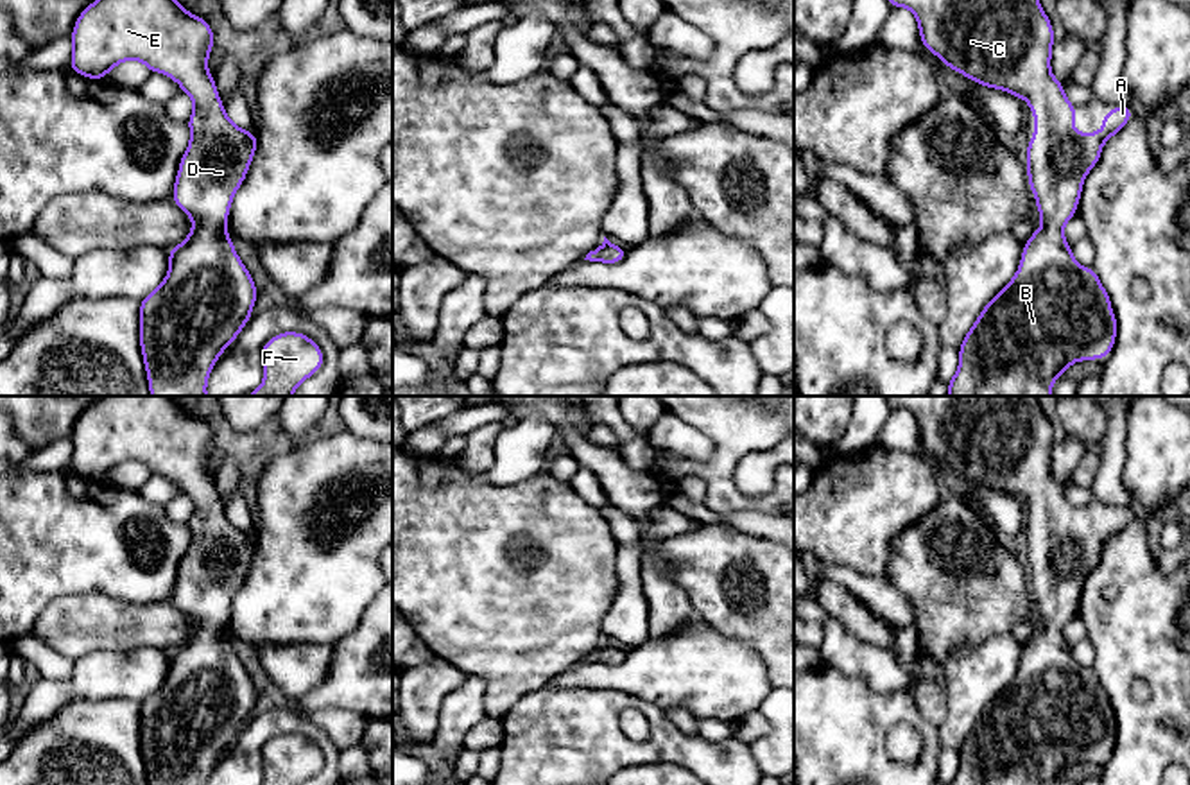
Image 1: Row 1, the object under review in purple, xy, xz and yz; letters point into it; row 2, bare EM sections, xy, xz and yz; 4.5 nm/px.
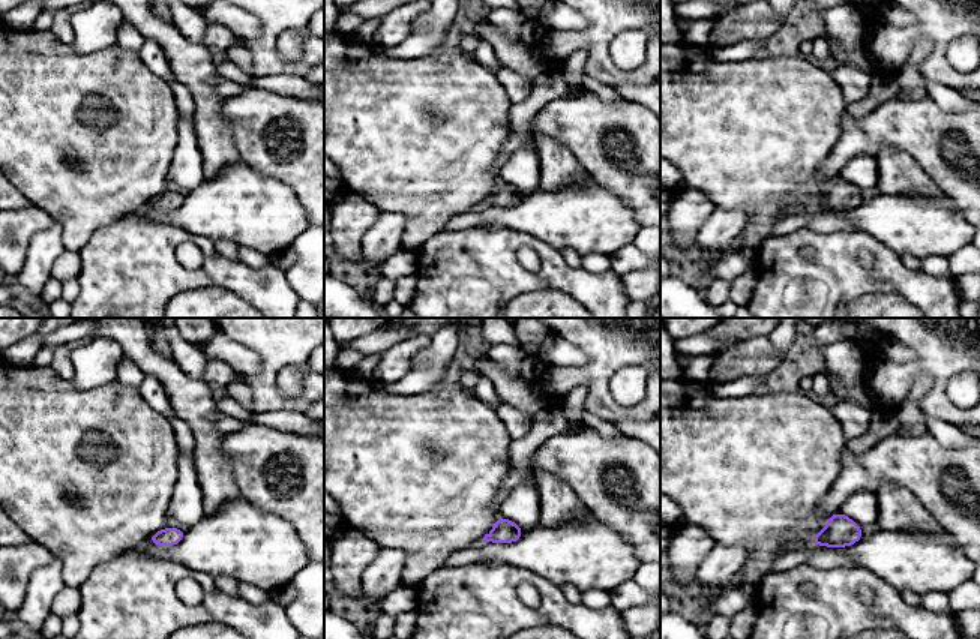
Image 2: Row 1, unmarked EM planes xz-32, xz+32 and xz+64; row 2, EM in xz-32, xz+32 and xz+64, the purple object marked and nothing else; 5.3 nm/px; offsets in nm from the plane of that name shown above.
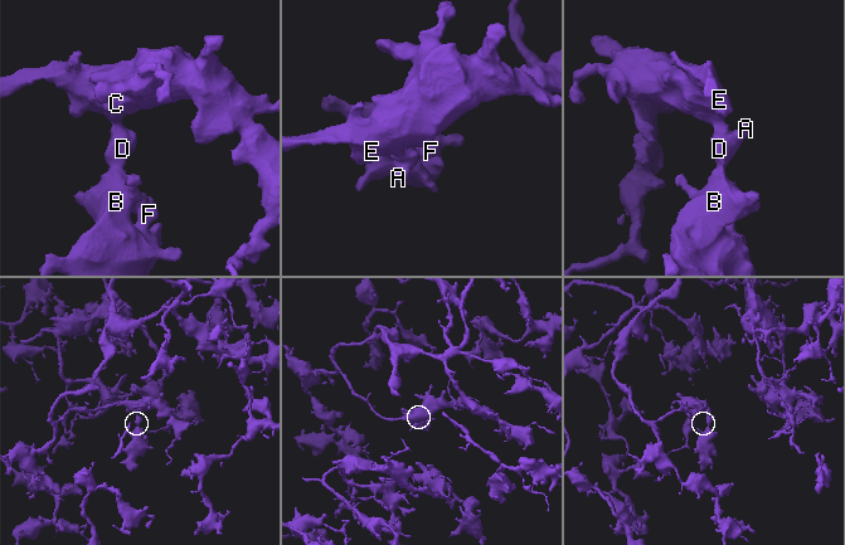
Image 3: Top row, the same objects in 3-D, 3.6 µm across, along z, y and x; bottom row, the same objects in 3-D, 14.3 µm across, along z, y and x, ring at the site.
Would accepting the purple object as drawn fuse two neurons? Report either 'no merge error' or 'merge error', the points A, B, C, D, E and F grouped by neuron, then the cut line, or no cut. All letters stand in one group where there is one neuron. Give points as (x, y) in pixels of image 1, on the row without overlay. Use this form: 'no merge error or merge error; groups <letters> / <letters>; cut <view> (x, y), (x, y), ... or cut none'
no merge error; groups A B C D E F; cut none

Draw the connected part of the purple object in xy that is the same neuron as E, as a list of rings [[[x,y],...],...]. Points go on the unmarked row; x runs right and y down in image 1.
[[[102,396],[79,416],[70,439],[70,471],[75,475],[100,482],[116,466],[138,461],[149,473],[174,480],[194,502],[186,522],[190,545],[179,563],[172,602],[195,627],[183,645],[168,649],[168,676],[140,703],[140,749],[149,785],[206,785],[222,753],[253,717],[258,697],[253,677],[224,631],[233,597],[256,554],[258,536],[235,527],[224,513],[208,473],[208,457],[215,446],[211,427],[170,396]]]

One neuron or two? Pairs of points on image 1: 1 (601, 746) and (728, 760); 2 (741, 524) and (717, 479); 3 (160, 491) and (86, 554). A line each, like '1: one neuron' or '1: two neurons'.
1: one neuron
2: two neurons
3: two neurons

